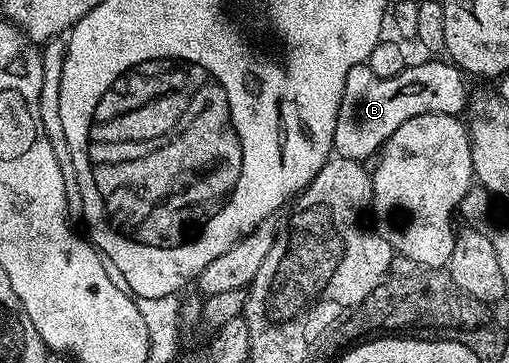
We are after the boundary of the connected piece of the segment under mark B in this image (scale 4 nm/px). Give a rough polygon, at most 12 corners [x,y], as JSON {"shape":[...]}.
{"shape":[[449,61],[344,80],[334,154],[365,163],[425,114],[461,115],[467,75]]}

